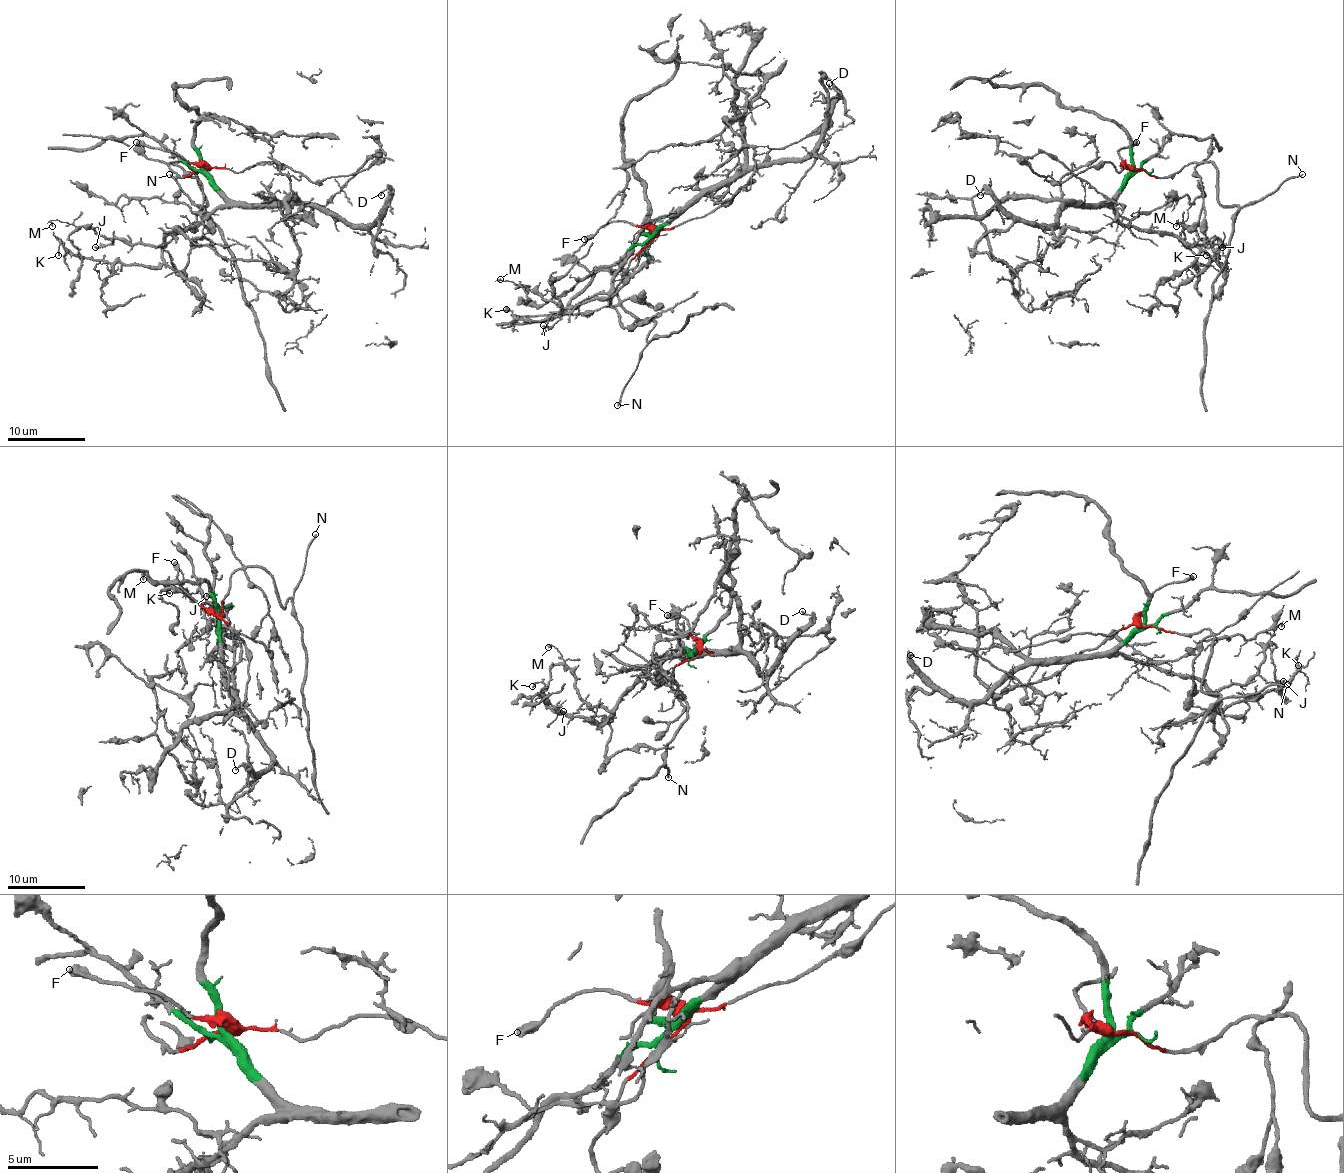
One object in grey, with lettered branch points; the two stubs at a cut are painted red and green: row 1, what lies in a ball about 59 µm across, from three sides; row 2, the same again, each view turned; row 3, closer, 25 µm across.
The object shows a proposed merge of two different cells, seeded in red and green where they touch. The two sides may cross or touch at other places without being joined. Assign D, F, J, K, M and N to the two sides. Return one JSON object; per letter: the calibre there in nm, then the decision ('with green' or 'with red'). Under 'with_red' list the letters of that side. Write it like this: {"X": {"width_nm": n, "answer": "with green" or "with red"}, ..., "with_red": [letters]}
{"D": {"width_nm": 150, "answer": "with green"}, "F": {"width_nm": 400, "answer": "with red"}, "J": {"width_nm": 180, "answer": "with green"}, "K": {"width_nm": 140, "answer": "with green"}, "M": {"width_nm": 180, "answer": "with green"}, "N": {"width_nm": 150, "answer": "with red"}, "with_red": ["F", "N"]}

